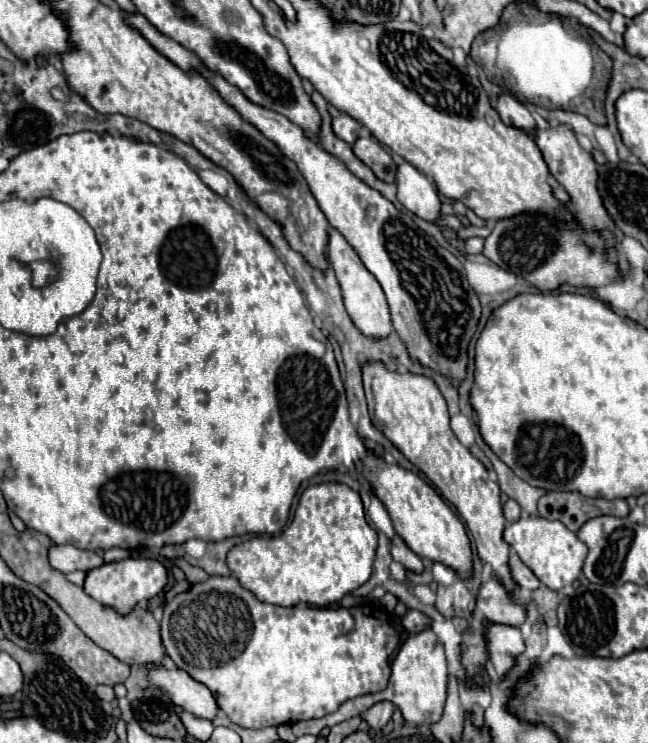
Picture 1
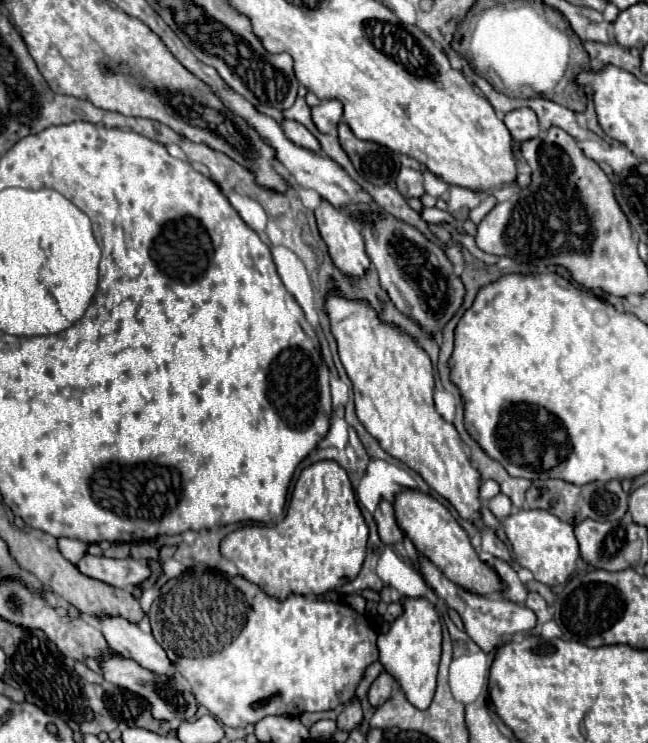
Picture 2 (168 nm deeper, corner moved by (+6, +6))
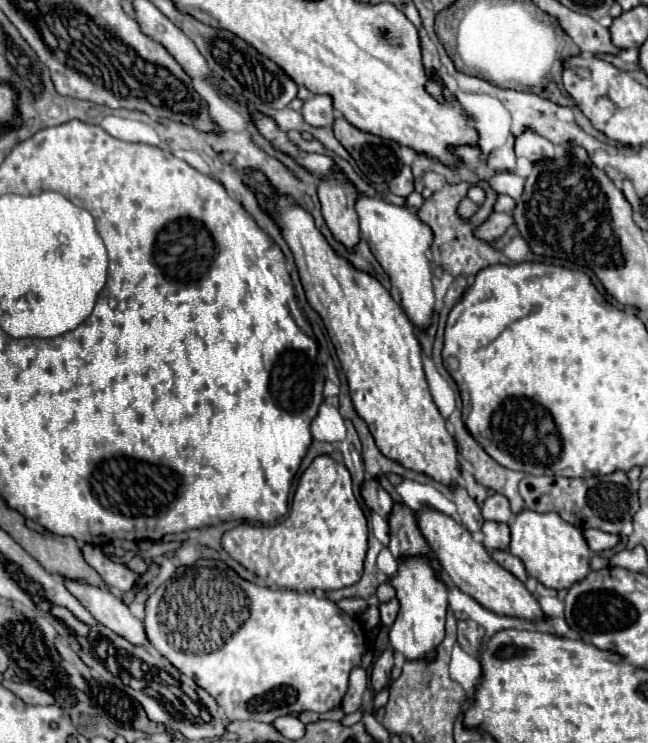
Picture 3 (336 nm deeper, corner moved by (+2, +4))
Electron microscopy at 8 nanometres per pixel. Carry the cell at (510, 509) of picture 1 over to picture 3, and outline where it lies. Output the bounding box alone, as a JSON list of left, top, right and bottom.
[483,494,511,522]

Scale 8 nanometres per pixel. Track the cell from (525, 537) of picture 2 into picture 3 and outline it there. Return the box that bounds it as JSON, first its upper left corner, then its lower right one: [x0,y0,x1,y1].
[509,510,589,590]

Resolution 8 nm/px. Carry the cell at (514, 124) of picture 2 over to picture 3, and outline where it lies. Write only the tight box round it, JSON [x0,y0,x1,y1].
[515,132,555,164]

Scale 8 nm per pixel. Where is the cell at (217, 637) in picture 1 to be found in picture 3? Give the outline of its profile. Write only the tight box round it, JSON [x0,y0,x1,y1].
[145,558,365,722]

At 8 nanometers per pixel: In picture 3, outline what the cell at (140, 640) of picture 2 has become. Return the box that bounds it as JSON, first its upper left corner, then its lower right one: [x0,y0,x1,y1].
[65,578,147,644]

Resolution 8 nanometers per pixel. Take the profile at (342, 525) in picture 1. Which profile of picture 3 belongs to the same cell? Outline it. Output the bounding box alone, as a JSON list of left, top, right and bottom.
[221,454,367,592]

